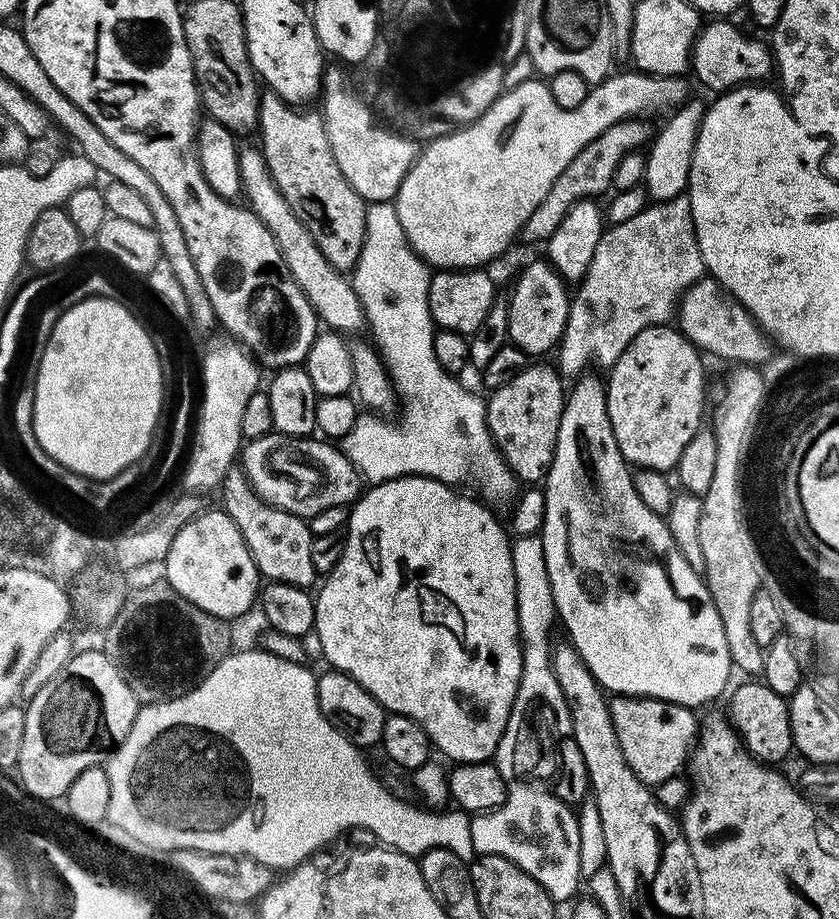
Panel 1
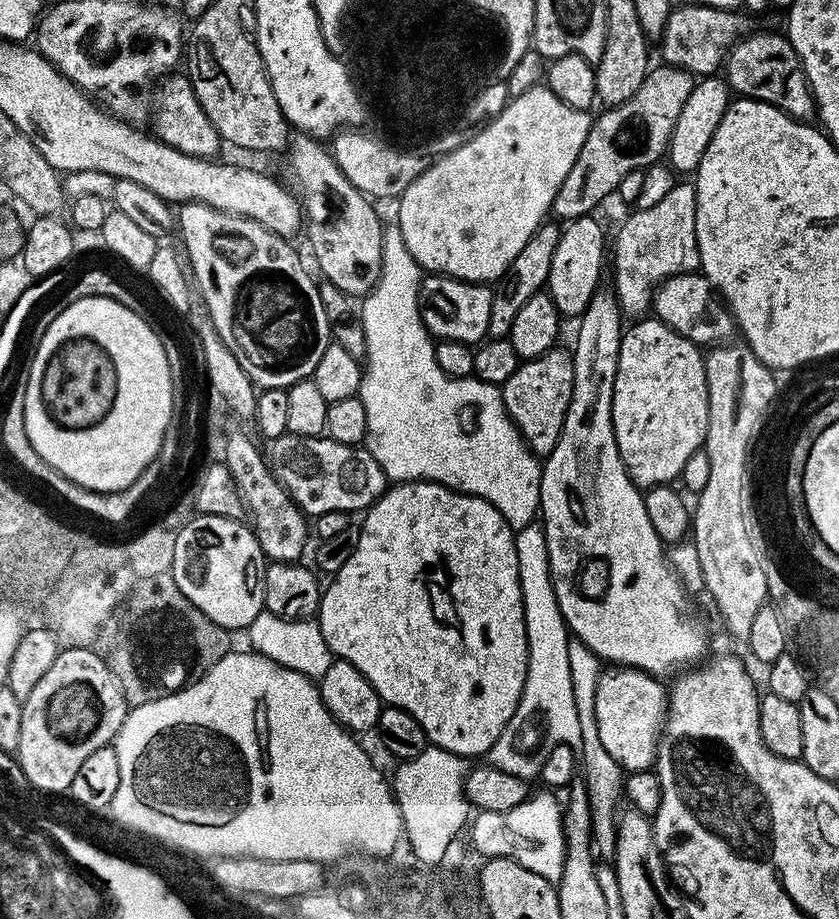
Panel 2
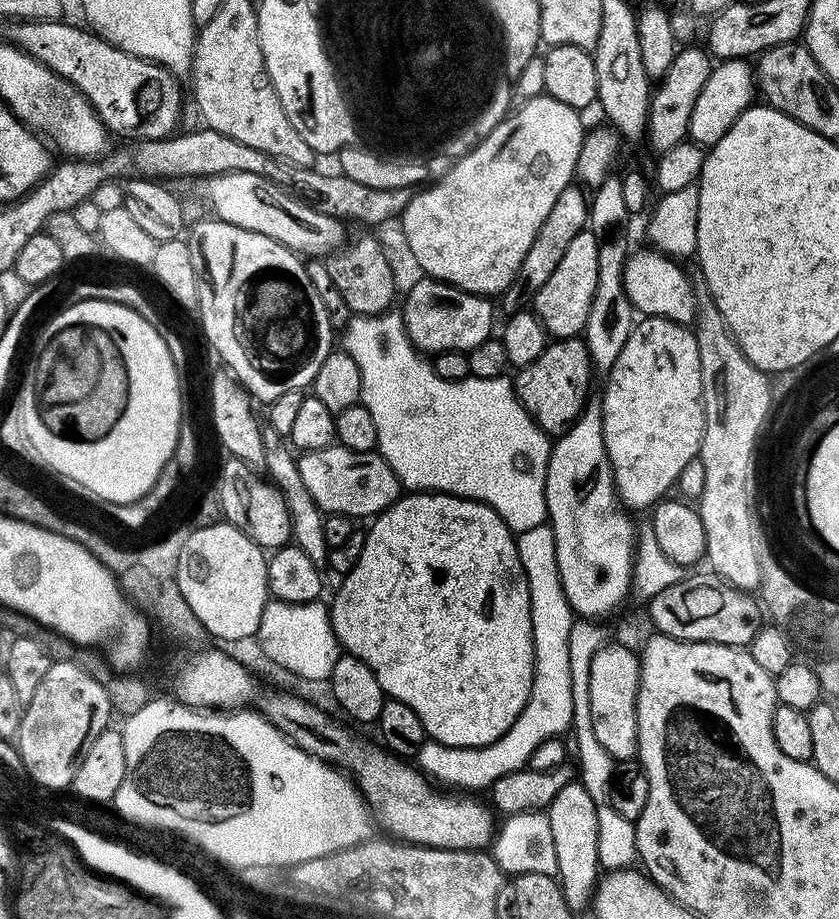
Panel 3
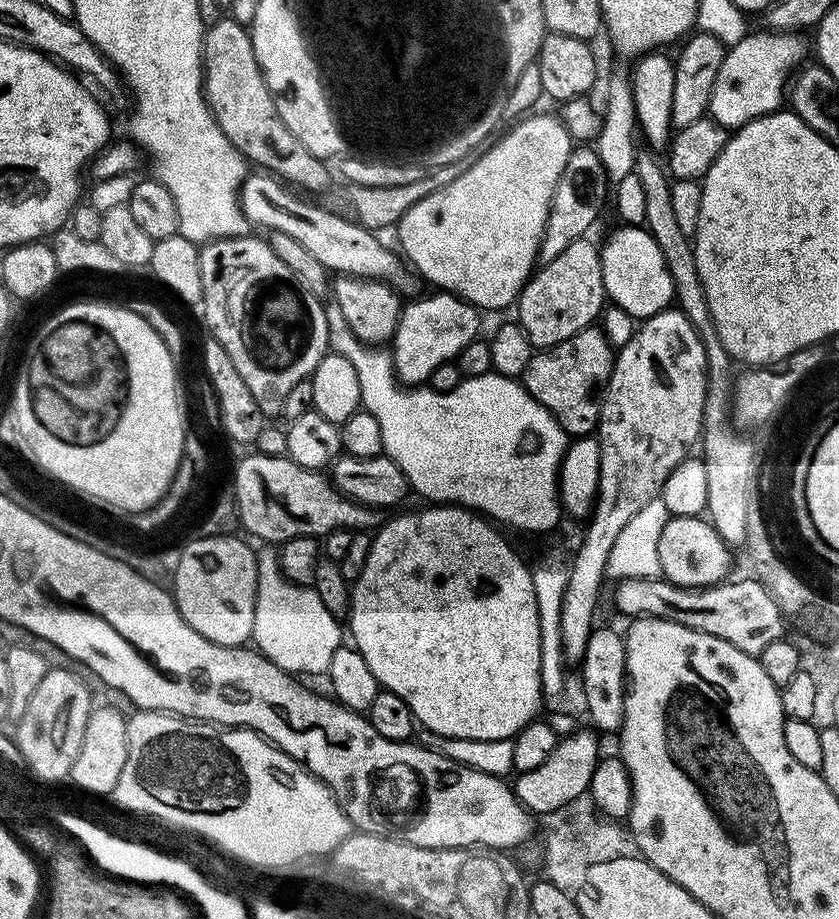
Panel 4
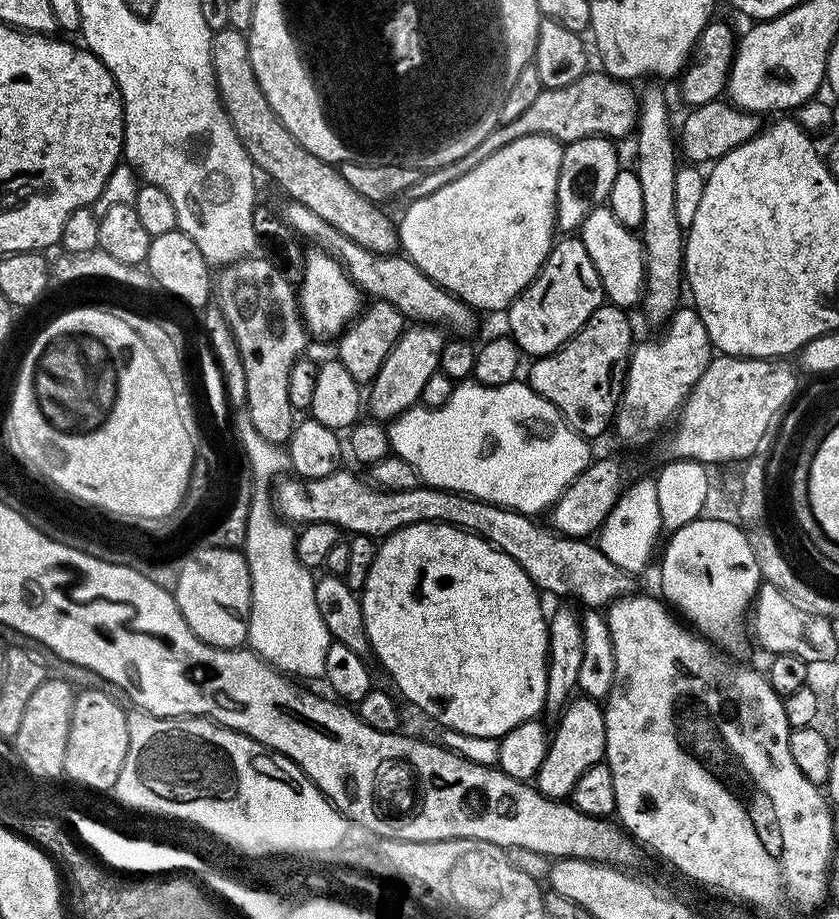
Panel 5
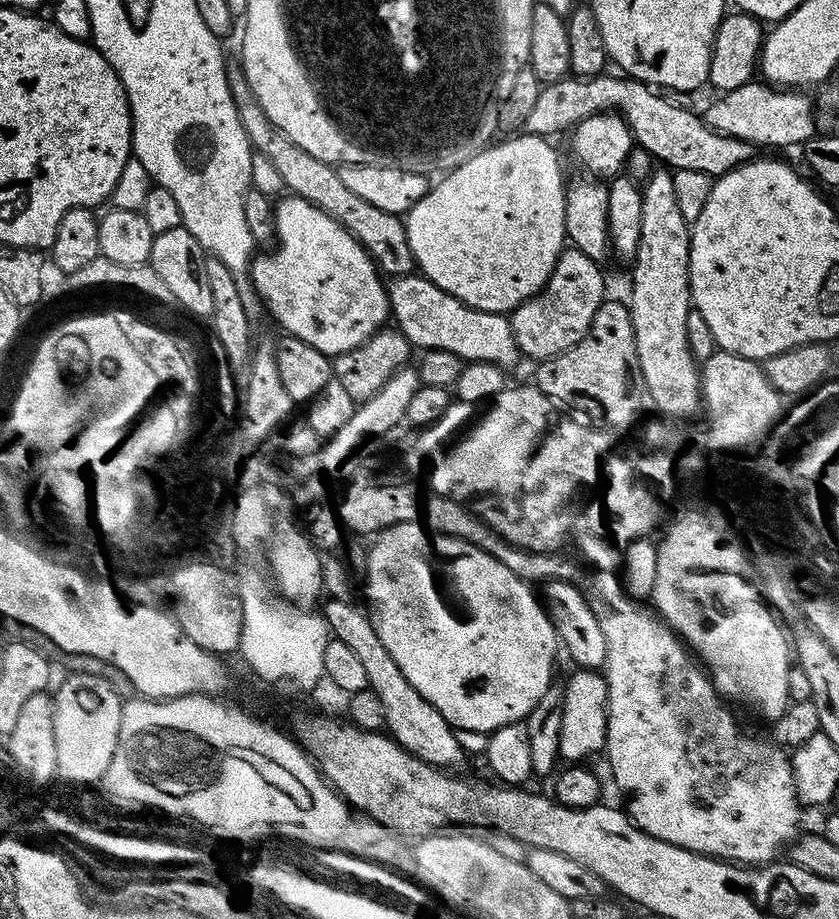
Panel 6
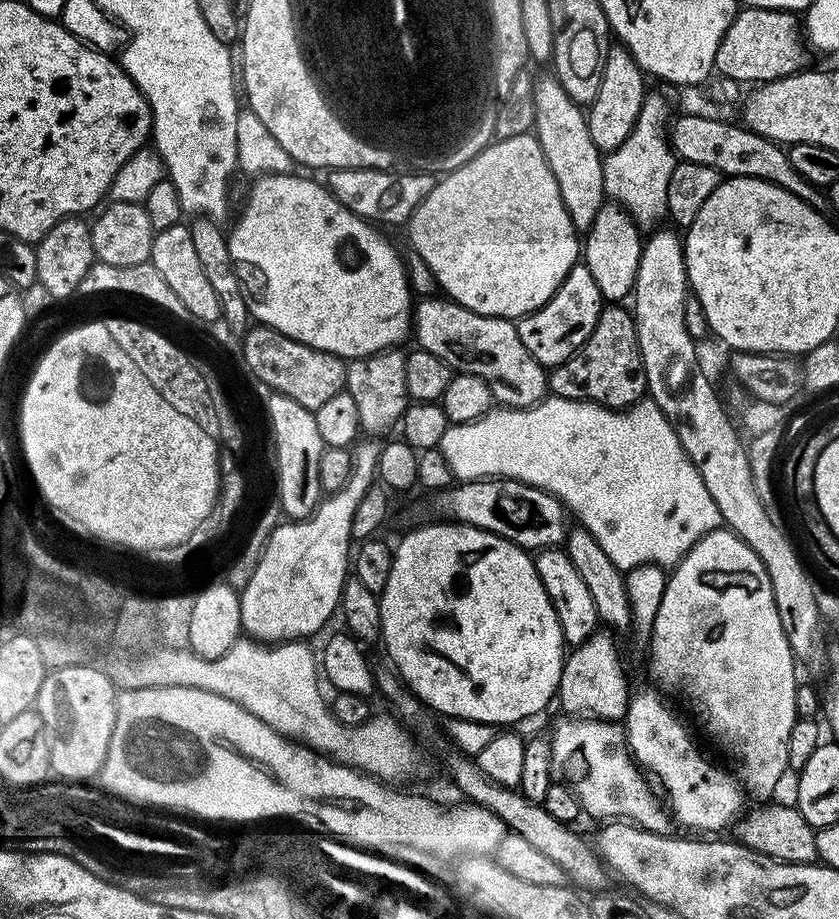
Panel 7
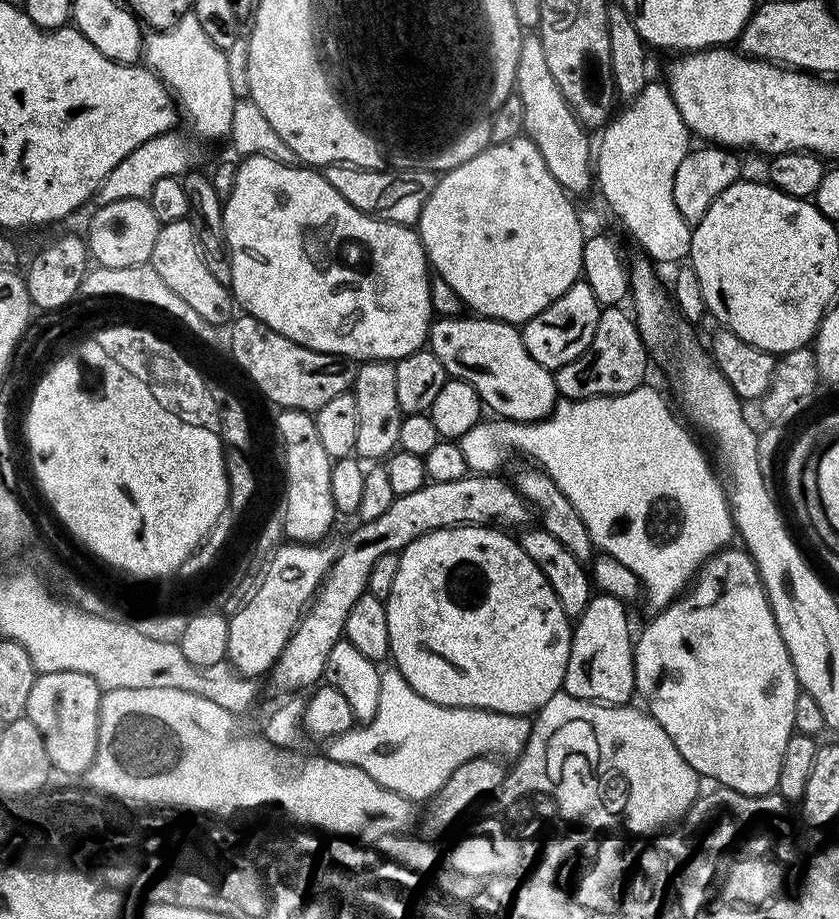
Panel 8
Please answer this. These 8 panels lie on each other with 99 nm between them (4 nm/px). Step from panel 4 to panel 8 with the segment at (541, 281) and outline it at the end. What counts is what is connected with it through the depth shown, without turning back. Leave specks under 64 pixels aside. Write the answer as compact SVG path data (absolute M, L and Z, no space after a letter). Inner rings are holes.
M583 278L576 281L566 290L566 294L559 296L546 310L534 314L520 328L520 337L530 353L530 358L538 362L543 368L555 370L574 362L590 346L594 338L594 330L598 330L598 318L602 305L598 298L594 298L594 290L590 290Z

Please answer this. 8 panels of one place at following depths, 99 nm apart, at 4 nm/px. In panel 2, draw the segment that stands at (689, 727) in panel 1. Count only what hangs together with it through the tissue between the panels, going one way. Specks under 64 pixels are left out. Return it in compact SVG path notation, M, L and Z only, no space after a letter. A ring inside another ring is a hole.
M623 666L605 667L598 678L598 694L594 694L594 714L598 722L598 738L602 738L602 750L607 750L610 754L610 758L614 758L614 762L618 762L618 766L625 773L646 772L656 763L656 746L660 742L662 725L668 711L668 692L666 691L665 685L663 688L660 683L661 681L650 672L643 672L640 668L625 668Z

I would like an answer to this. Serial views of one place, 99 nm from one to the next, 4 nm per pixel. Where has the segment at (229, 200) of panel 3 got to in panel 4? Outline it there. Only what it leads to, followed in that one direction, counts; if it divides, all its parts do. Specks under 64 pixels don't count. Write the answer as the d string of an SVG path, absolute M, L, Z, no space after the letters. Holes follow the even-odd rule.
M249 175L240 188L240 208L244 211L249 225L261 224L264 230L290 234L290 238L294 238L294 242L306 246L306 250L310 254L314 254L314 258L318 258L318 262L329 273L380 280L395 288L405 297L412 298L417 295L417 277L409 271L405 261L399 255L396 257L376 237L379 235L373 229L363 228L361 224L356 223L347 215L339 216L336 212L327 212L326 209L319 208L316 204L307 204L306 201L299 200L295 196L297 193L285 187L275 175L259 175Z

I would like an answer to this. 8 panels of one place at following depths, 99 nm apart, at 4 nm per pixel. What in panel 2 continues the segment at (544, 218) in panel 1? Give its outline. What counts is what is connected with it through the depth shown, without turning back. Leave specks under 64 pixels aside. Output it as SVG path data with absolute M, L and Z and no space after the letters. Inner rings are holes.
M661 63L659 67L649 67L646 78L642 78L642 86L634 90L632 99L605 107L604 113L593 119L586 134L586 142L582 142L582 150L578 150L578 158L574 158L574 166L570 166L570 174L566 174L552 203L551 215L557 216L557 221L567 222L595 213L595 208L611 192L613 195L619 189L622 178L626 178L630 170L649 168L651 164L659 164L665 159L668 143L674 134L674 125L678 122L678 114L682 114L682 106L686 106L686 98L690 98L694 77L685 68L676 68L672 64Z

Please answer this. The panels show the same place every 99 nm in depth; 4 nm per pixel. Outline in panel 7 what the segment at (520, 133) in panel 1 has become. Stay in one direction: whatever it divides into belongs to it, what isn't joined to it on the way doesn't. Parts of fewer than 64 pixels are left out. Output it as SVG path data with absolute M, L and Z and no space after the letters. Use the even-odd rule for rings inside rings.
M529 134L518 138L496 140L468 164L447 173L441 180L444 180L441 184L440 181L433 183L431 194L416 207L410 221L410 227L412 227L411 247L424 259L426 266L430 266L439 291L447 299L455 300L456 303L461 304L466 310L474 310L474 314L500 316L504 320L513 322L534 310L538 310L546 302L550 302L550 298L558 290L558 286L562 286L566 274L570 274L570 270L581 259L582 240L578 235L577 228L570 222L570 214L566 214L562 194L558 194L558 182L554 182L554 174L550 174L550 166L542 154L540 143L536 140L535 135Z

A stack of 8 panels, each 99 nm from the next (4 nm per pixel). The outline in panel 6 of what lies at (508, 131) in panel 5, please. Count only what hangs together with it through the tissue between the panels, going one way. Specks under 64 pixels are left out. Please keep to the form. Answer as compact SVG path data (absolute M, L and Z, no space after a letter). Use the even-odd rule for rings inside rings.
M615 74L616 76L608 75L565 78L545 83L541 87L533 108L530 110L530 115L526 117L523 131L530 136L552 138L555 132L565 131L564 133L567 133L575 124L590 118L595 112L615 110L620 113L620 117L630 126L633 141L643 151L647 152L653 161L659 162L669 169L702 170L702 174L719 178L730 170L742 166L747 160L753 159L754 146L750 142L714 131L709 124L704 123L699 111L691 112L690 109L683 108L680 104L671 104L664 97L667 95L653 90L649 85L642 83L640 80L633 80L623 74Z

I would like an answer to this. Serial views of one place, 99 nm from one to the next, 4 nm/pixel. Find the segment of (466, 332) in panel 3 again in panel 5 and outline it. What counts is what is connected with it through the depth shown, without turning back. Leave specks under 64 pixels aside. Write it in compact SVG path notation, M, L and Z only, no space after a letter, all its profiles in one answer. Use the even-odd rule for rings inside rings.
M416 322L405 327L398 342L394 342L394 350L386 354L386 362L382 362L382 370L378 370L378 374L372 379L366 392L367 411L369 408L373 412L369 413L377 421L391 422L403 412L407 412L409 408L420 404L422 386L426 386L430 374L440 370L440 358L445 339L445 333L431 324Z

